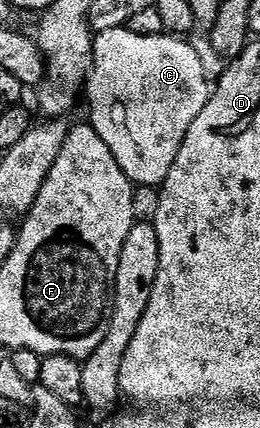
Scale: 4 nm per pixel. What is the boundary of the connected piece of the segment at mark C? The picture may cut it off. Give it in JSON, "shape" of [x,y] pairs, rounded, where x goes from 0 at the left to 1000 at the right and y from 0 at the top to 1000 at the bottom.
{"shape":[[[492,61],[400,68],[362,86],[358,159],[335,192],[342,292],[415,339],[446,379],[519,432],[604,435],[638,423],[715,325],[723,299],[796,248],[815,196],[785,178],[769,133],[727,96],[635,77],[535,84]]]}

